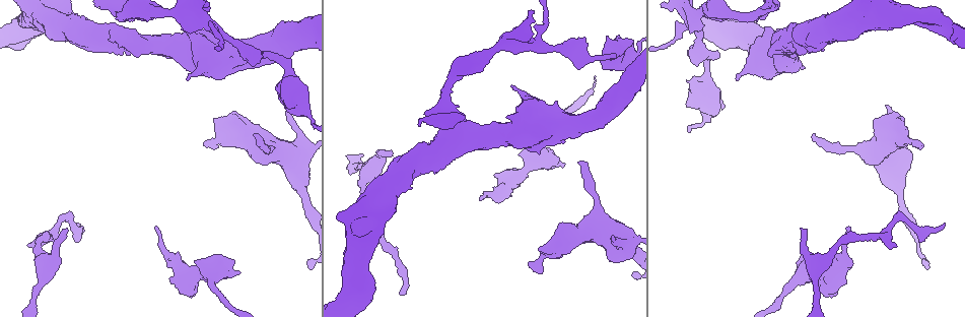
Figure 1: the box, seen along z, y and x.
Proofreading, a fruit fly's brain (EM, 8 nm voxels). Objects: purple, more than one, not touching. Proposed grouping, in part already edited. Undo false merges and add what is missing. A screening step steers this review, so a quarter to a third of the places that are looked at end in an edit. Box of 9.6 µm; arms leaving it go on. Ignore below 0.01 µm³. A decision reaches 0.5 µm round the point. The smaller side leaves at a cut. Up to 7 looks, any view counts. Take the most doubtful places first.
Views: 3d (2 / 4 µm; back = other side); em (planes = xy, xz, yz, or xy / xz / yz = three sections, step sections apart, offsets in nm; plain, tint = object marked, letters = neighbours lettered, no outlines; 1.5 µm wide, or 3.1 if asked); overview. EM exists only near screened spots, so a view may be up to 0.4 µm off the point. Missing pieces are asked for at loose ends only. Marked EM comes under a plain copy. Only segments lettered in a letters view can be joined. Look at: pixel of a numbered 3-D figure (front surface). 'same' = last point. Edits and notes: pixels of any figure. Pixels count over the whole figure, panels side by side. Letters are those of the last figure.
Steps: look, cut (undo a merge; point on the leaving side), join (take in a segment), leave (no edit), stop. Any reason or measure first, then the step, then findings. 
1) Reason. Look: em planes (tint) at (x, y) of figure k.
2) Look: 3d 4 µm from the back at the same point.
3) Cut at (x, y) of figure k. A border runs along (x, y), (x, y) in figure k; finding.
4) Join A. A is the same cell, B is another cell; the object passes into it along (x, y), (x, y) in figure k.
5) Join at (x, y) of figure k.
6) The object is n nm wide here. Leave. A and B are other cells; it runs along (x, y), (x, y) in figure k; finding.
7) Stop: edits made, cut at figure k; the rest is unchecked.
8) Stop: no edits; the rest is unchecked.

An open end. Look: em planes (letters) at (390, 151) of figure 1.

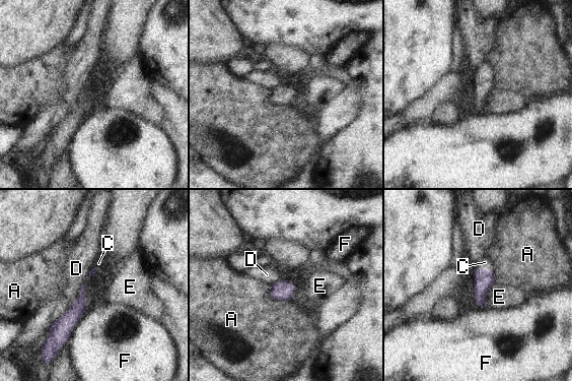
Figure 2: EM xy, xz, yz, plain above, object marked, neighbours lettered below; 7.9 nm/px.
Join C. C is the same cell, A, D, E and F are other cells; the object passes into it along (484, 279), (484, 269), (485, 262) in figure 2; it goes on there.

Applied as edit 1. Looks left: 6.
Redraw. Look: overview.

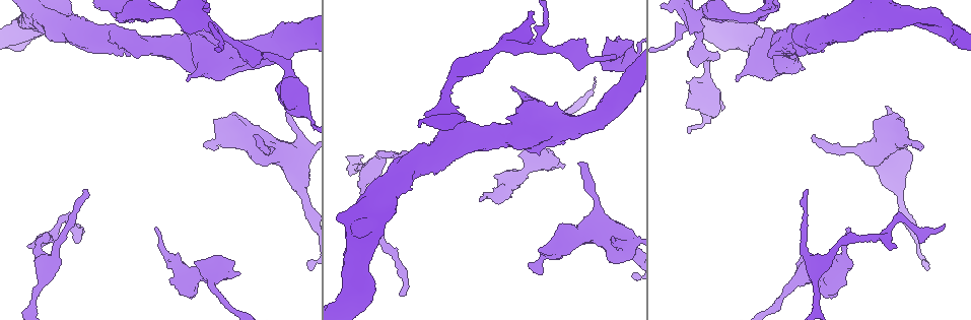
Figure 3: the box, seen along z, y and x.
Look: 3d 4 µm at (581, 164) of figure 3.

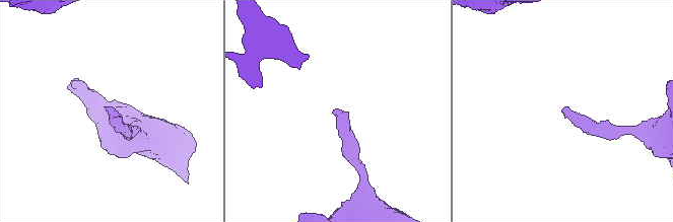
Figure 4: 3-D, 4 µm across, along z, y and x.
Look: em planes (letters) at (567, 107) of figure 4.

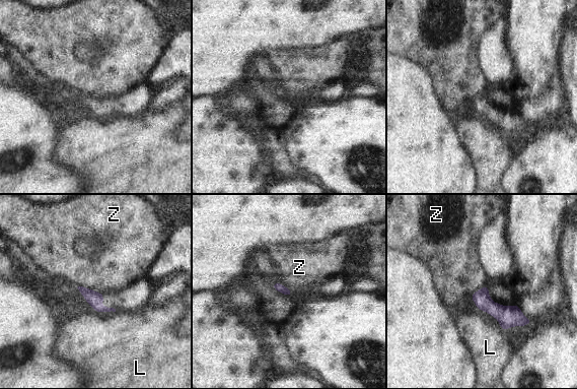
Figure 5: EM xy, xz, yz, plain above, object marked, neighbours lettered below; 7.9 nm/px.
Leave. L and Z are other cells; it runs along (475, 296), (506, 316), (526, 321) in figure 5; none of them fits.

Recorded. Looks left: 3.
Stop: edits made, join at figure 2; the rest is unchecked.

